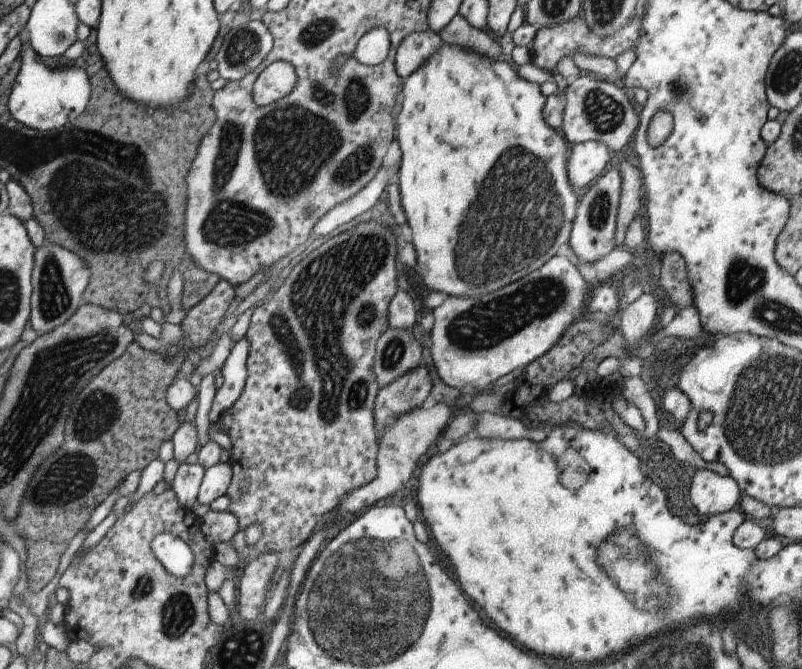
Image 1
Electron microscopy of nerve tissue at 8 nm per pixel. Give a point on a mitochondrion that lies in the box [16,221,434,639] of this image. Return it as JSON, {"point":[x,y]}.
{"point":[307,329]}

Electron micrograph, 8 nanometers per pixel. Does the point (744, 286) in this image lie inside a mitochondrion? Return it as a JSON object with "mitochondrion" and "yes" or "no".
{"mitochondrion":"yes"}

